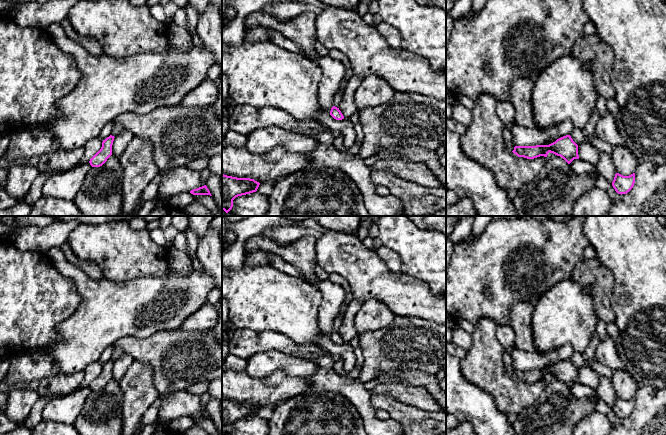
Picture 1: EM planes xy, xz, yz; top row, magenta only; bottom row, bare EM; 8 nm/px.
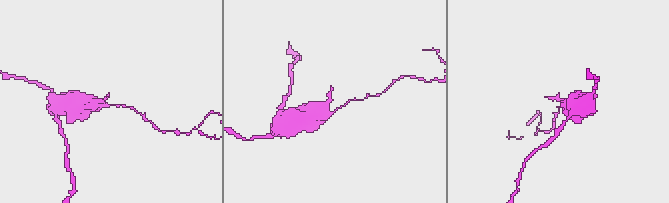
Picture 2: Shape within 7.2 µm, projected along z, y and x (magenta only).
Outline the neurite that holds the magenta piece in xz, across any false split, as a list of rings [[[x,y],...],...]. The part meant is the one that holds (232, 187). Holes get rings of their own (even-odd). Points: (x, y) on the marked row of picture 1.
[[[222,174],[222,210],[228,213],[236,197],[256,192],[259,185],[260,183],[254,179]]]

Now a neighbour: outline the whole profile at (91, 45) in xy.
[[[66,18],[63,20],[60,25],[62,26],[65,35],[72,40],[73,42],[80,45],[82,48],[84,48],[89,54],[93,56],[101,56],[103,55],[103,49],[99,42],[92,38],[87,36],[81,36],[79,35],[72,25],[70,24],[69,20]]]

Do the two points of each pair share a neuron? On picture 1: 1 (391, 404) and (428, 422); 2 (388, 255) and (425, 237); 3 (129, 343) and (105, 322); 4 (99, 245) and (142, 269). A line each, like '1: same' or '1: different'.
1: same
2: different
3: different
4: same

